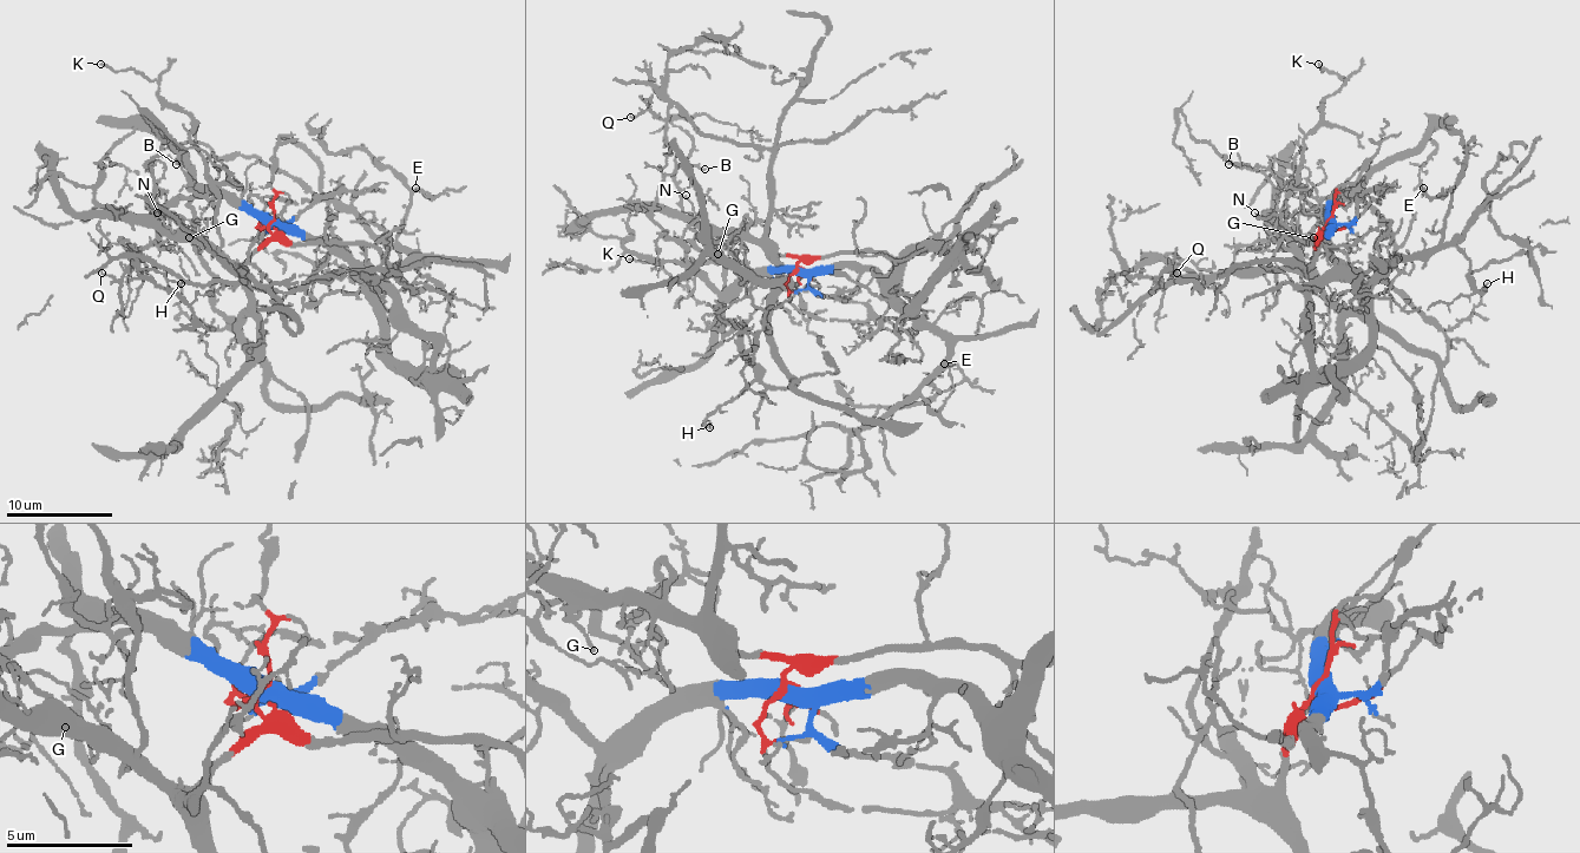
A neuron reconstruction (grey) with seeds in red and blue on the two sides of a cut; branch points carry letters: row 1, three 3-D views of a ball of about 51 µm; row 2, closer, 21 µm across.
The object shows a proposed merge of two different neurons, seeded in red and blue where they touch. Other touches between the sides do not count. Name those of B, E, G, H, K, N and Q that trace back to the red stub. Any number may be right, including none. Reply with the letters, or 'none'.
B, G, K, N, Q

